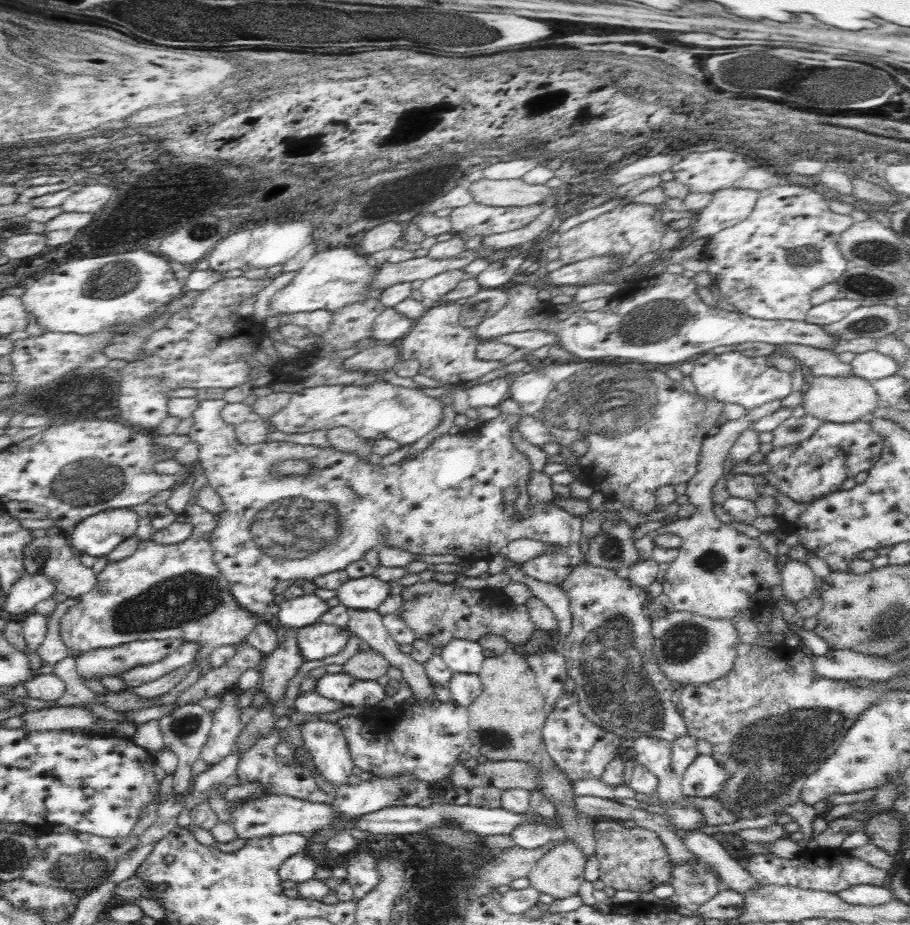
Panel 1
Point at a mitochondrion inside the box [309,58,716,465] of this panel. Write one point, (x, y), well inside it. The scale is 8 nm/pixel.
(618, 404)

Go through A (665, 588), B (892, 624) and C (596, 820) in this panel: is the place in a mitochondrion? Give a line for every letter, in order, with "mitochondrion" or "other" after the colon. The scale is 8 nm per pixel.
A: other
B: mitochondrion
C: other

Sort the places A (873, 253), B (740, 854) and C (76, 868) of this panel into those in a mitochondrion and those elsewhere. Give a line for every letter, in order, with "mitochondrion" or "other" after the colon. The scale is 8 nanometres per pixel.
A: mitochondrion
B: other
C: mitochondrion

